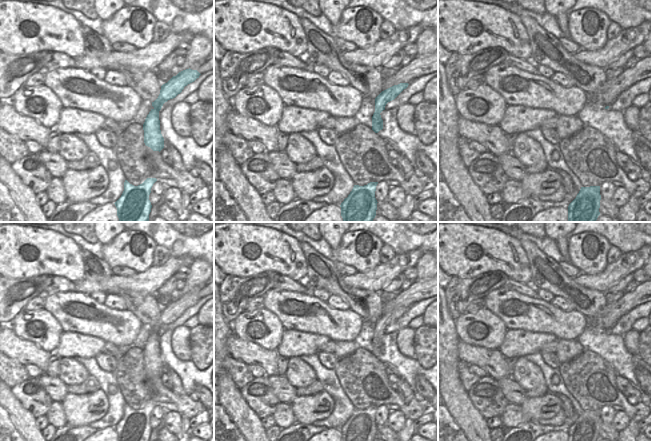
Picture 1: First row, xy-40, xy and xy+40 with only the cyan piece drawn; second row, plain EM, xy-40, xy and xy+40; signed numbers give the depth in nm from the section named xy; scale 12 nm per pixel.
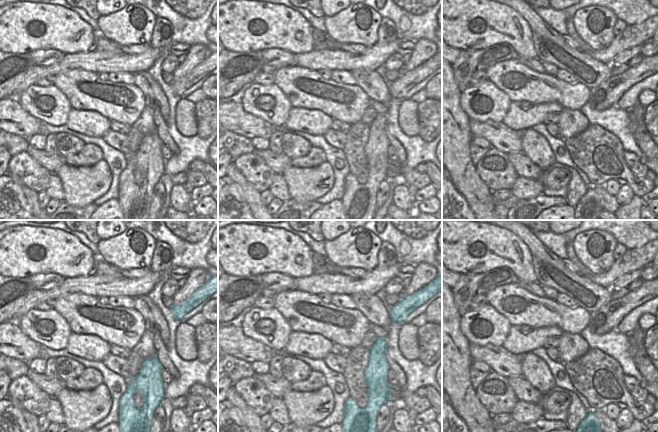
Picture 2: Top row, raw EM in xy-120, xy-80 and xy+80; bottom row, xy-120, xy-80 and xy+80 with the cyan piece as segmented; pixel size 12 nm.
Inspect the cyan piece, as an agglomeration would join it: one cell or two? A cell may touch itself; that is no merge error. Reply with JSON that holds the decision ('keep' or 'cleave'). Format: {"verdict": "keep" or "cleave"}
{"verdict": "keep"}

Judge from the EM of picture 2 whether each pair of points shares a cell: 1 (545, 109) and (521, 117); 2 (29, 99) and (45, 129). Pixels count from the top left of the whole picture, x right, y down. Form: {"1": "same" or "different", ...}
{"1": "same", "2": "different"}

